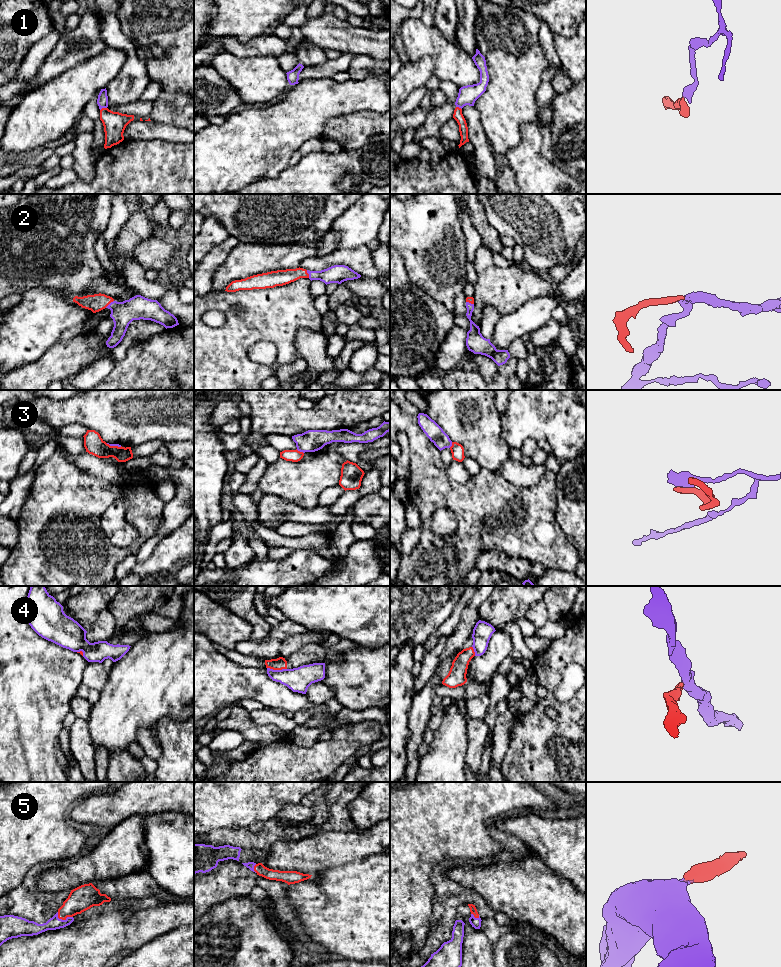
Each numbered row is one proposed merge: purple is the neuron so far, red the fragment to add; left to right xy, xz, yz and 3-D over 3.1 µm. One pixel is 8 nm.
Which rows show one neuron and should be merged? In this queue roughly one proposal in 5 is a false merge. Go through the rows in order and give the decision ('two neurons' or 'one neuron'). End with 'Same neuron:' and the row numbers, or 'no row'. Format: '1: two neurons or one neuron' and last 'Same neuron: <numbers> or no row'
1: one neuron
2: one neuron
3: two neurons
4: two neurons
5: one neuron
Same neuron: 1, 2, 5

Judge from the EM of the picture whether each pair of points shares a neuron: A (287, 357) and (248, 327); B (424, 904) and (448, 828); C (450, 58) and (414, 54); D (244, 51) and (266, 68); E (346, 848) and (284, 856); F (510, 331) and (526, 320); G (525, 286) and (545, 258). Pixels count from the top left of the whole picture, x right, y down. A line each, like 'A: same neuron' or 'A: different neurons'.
A: same neuron
B: same neuron
C: same neuron
D: different neurons
E: same neuron
F: same neuron
G: different neurons

